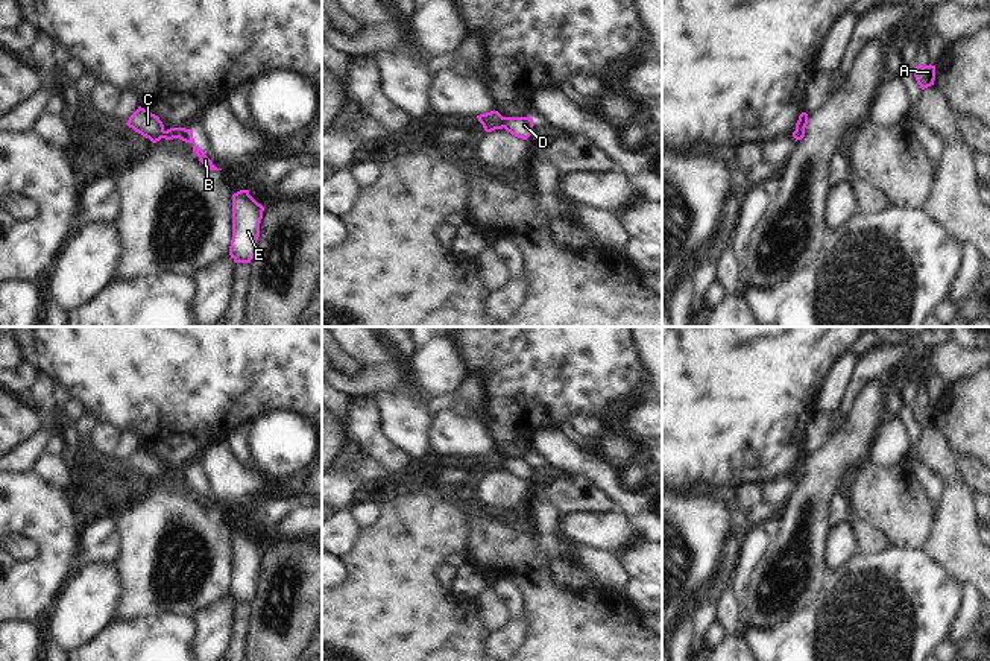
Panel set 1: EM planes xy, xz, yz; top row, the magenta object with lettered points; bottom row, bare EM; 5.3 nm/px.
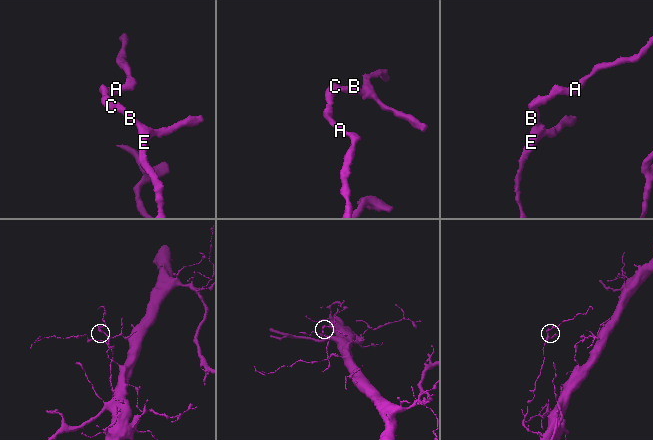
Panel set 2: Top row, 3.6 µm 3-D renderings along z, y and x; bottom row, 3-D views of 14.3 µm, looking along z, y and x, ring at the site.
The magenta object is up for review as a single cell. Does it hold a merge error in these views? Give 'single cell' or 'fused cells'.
fused cells

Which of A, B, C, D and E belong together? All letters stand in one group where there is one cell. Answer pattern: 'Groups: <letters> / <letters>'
Groups: A C / B D E

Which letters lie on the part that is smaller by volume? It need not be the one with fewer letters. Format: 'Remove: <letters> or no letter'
Remove: A, C

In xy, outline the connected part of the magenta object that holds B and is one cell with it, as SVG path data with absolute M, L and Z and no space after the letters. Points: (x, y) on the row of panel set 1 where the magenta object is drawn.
M170 128L167 131L164 131L162 138L166 140L173 140L173 138L179 138L185 143L193 143L193 152L199 157L199 161L210 170L222 170L217 169L213 161L205 155L205 152L196 146L194 138L193 138L193 131L191 129L185 129L185 128Z

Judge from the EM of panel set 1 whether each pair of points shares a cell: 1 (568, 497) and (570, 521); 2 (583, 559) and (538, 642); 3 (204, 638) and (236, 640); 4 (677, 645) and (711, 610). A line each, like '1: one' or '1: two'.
1: two
2: two
3: two
4: two

